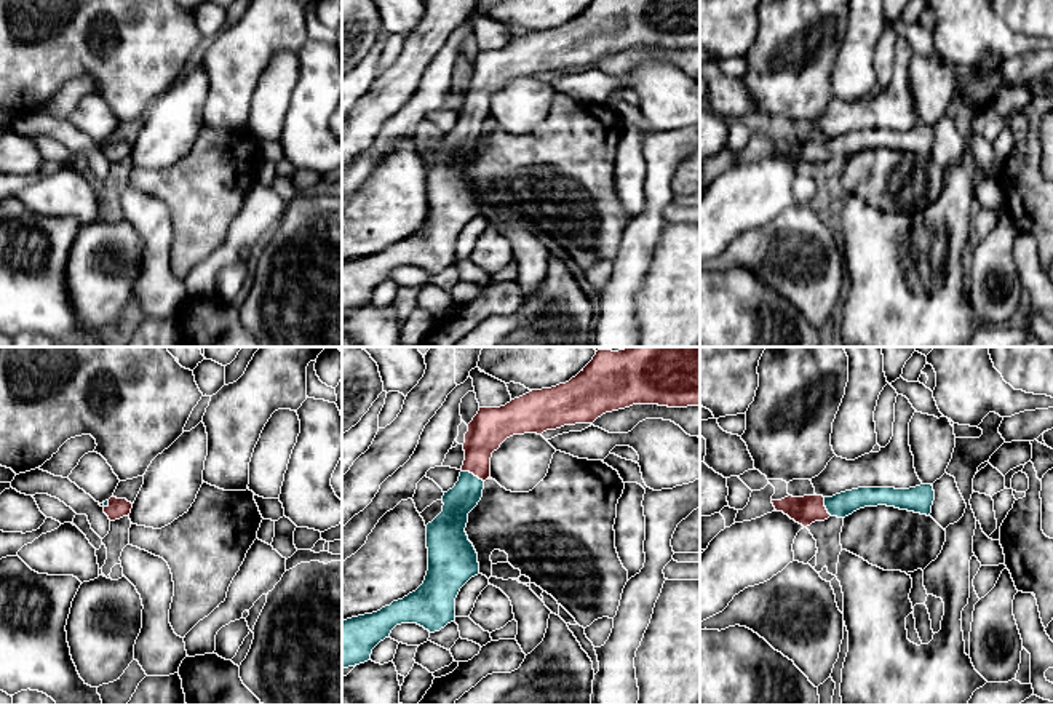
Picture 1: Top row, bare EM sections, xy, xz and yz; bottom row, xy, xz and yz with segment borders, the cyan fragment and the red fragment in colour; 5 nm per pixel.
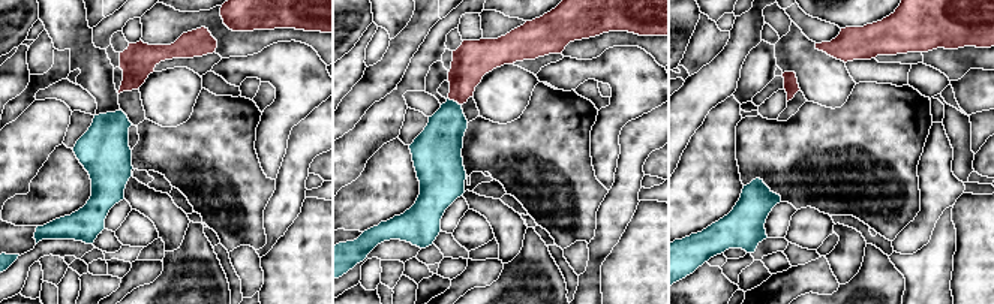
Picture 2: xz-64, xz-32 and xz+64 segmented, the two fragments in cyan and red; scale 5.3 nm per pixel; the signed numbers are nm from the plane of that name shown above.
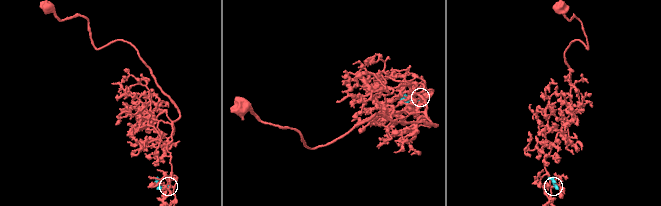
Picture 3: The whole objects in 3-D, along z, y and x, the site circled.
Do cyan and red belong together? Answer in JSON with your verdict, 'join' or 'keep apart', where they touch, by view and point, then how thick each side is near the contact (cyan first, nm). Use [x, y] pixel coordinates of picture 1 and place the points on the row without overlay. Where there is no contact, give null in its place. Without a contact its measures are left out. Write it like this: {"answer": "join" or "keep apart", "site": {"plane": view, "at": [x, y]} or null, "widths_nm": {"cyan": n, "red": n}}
{"answer": "join", "site": {"plane": "xz", "at": [472, 115]}, "widths_nm": {"cyan": 150, "red": 190}}

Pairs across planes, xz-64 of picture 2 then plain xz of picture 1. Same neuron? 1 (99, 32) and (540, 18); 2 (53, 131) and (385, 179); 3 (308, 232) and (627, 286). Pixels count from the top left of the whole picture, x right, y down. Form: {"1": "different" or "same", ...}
{"1": "different", "2": "different", "3": "different"}

